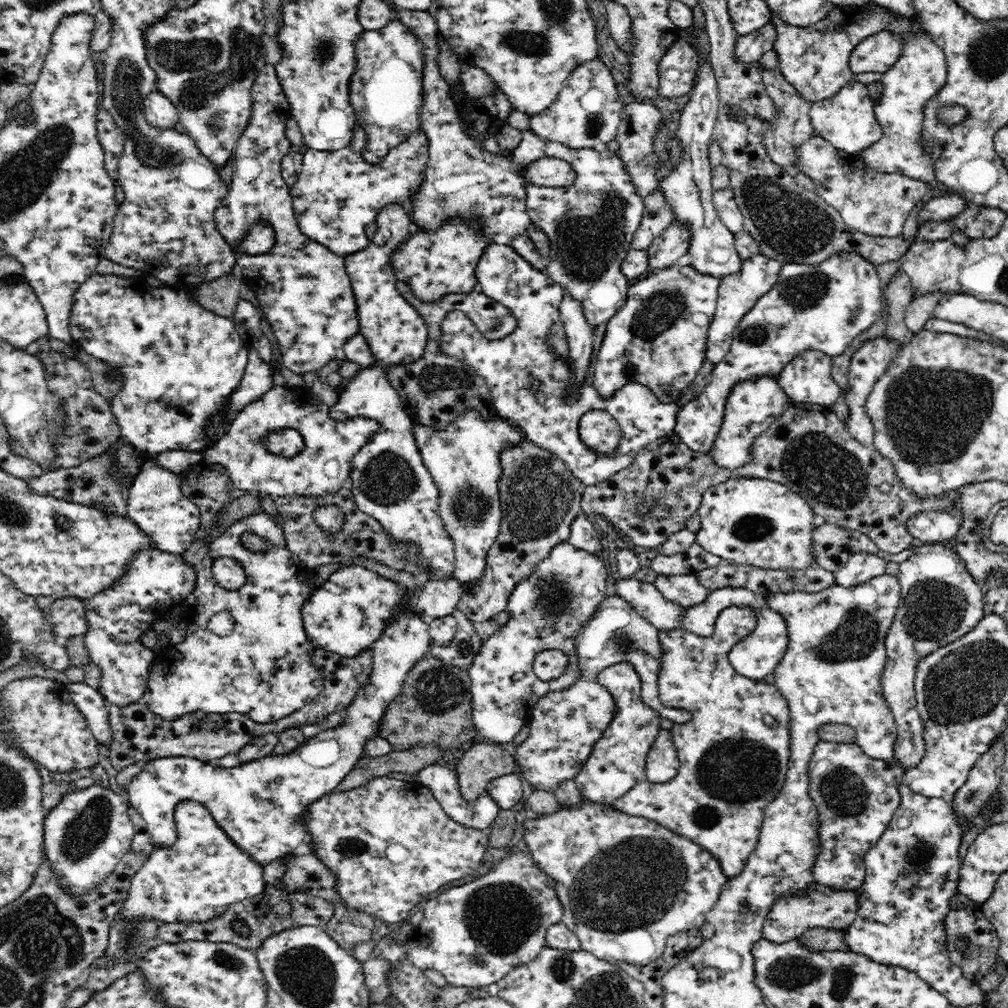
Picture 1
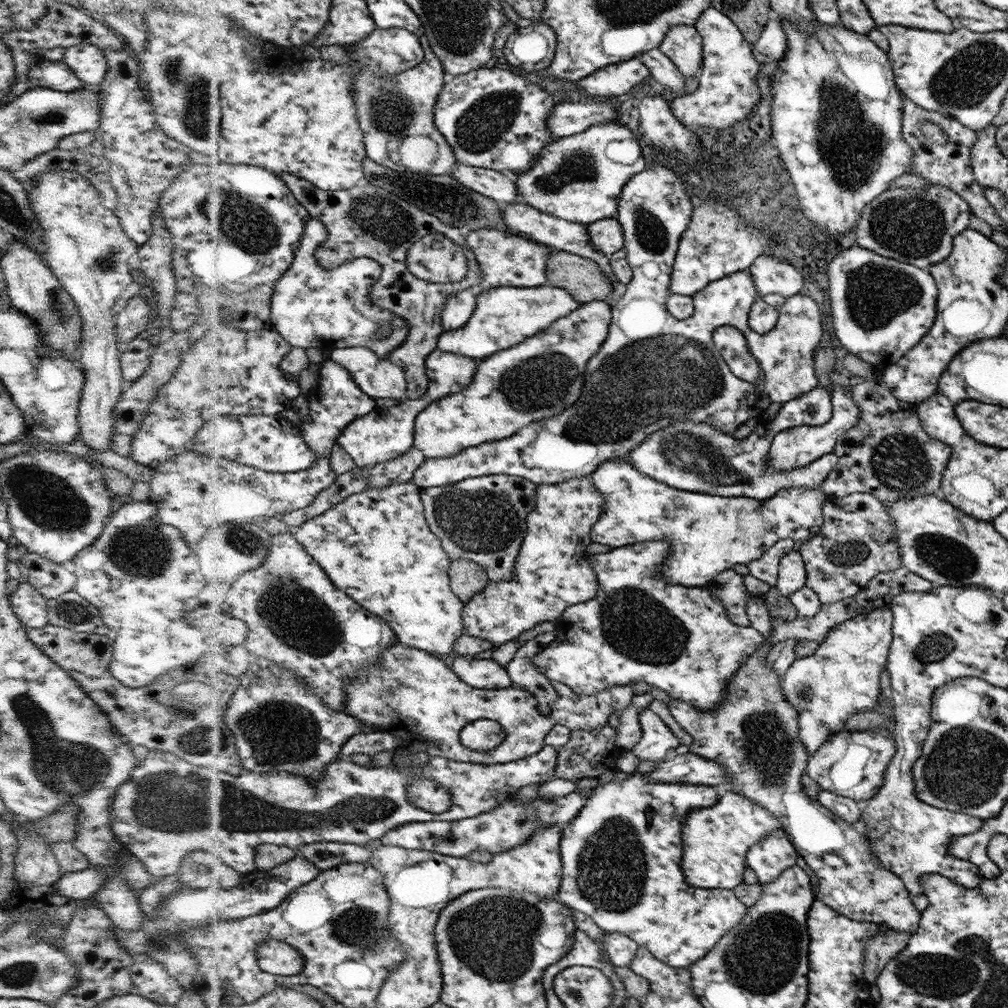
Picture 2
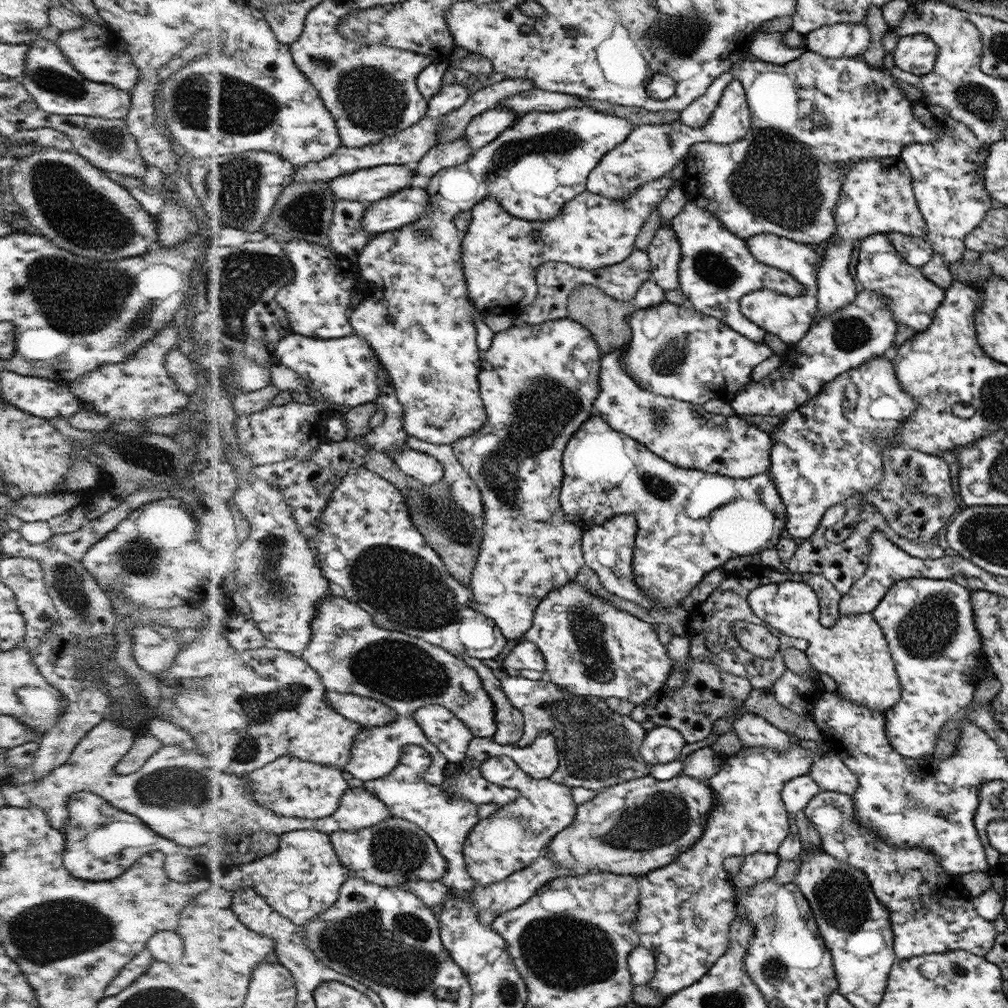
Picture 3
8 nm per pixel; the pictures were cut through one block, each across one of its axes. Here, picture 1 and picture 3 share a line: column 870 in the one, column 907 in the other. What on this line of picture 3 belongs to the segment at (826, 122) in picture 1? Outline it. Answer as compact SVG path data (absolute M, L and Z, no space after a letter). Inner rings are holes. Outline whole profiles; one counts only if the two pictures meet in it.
M805 50L805 53L786 64L774 64L754 59L753 61L746 58L738 61L729 74L721 74L712 85L706 89L706 92L697 98L693 104L689 105L685 110L680 111L680 123L686 124L686 126L692 129L698 129L704 127L706 123L713 117L714 110L718 109L721 98L725 89L728 88L729 84L738 80L742 83L745 90L746 98L749 102L750 110L750 122L751 131L750 134L730 144L716 144L712 142L699 142L693 144L689 148L689 152L685 157L686 172L682 178L684 183L684 192L686 192L690 201L694 201L699 207L704 207L709 210L712 214L716 215L722 222L723 225L730 231L733 231L738 238L748 240L758 234L774 234L780 238L788 238L788 240L794 240L798 244L822 244L822 242L828 242L832 238L832 234L837 232L837 221L835 218L835 206L839 200L841 194L842 181L846 177L846 165L848 162L856 162L857 160L865 160L865 158L888 158L898 157L899 154L912 144L926 144L932 143L938 139L936 133L927 126L922 125L918 121L918 117L914 115L914 106L920 104L921 101L910 101L904 93L901 93L900 89L896 87L894 79L897 75L896 71L887 71L883 68L874 68L871 64L868 64L862 54L859 56L843 56L842 58L828 58L821 54Z

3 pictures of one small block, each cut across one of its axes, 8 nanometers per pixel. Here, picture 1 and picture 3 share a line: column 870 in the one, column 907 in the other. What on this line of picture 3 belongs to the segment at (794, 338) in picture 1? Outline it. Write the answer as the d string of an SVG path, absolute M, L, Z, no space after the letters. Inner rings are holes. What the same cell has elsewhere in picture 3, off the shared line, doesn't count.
M876 233L860 242L860 252L856 278L866 290L874 291L879 297L889 302L895 321L902 322L921 333L929 328L936 316L937 309L945 300L945 289L941 289L920 272L920 267L910 266L910 263L898 254L886 233Z

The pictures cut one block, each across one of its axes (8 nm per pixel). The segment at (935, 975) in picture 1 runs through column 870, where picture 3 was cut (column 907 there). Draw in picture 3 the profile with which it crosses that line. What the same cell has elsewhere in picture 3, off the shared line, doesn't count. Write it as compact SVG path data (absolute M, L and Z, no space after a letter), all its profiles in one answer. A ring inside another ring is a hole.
M821 791L808 802L803 812L819 831L821 849L838 862L860 869L872 882L873 893L889 910L896 936L893 950L897 960L954 950L985 957L993 948L1000 933L997 926L981 917L961 877L945 873L934 851L919 846L889 845L876 833L862 830L863 826L855 821L853 795Z

